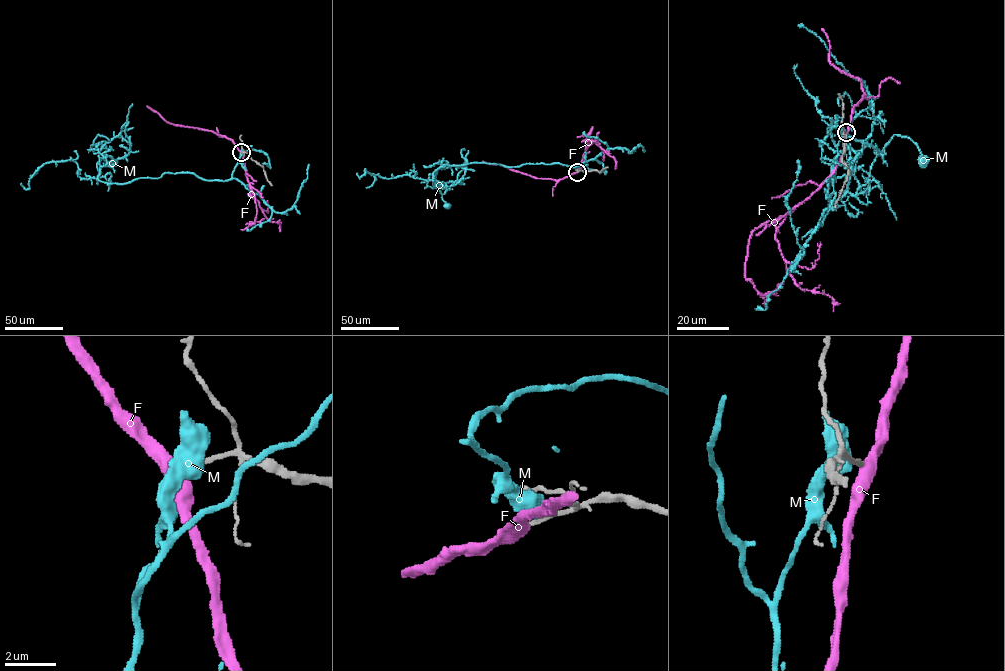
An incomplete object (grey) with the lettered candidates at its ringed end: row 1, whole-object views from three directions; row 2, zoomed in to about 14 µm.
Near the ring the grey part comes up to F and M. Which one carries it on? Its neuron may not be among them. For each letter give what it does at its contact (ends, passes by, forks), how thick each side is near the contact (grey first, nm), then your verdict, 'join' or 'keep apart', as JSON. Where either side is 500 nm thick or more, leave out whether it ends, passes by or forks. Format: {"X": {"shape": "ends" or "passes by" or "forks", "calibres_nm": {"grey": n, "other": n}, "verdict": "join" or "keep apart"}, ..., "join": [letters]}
{"F": {"calibres_nm": {"grey": 180, "other": 500}, "verdict": "join"}, "M": {"calibres_nm": {"grey": 240, "other": 700}, "verdict": "keep apart"}, "join": ["F"]}

